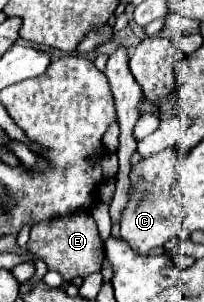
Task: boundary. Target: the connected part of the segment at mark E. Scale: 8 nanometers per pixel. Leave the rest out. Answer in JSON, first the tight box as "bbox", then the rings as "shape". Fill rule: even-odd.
{"bbox":[28,211,104,281],"shape":[[[78,211],[72,217],[58,217],[56,221],[40,223],[31,229],[28,251],[46,261],[50,271],[58,271],[66,281],[74,277],[88,277],[90,273],[100,271],[104,259],[104,245],[100,243],[96,223],[90,213]]]}

